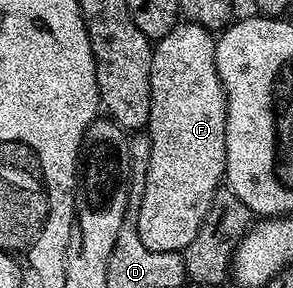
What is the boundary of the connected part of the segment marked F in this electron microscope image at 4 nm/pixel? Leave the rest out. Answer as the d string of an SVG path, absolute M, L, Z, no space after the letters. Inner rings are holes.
M183 20L153 46L151 55L150 158L144 163L146 182L138 197L138 234L148 251L182 253L196 239L204 215L223 184L226 171L226 92L216 71L216 37L197 21Z

